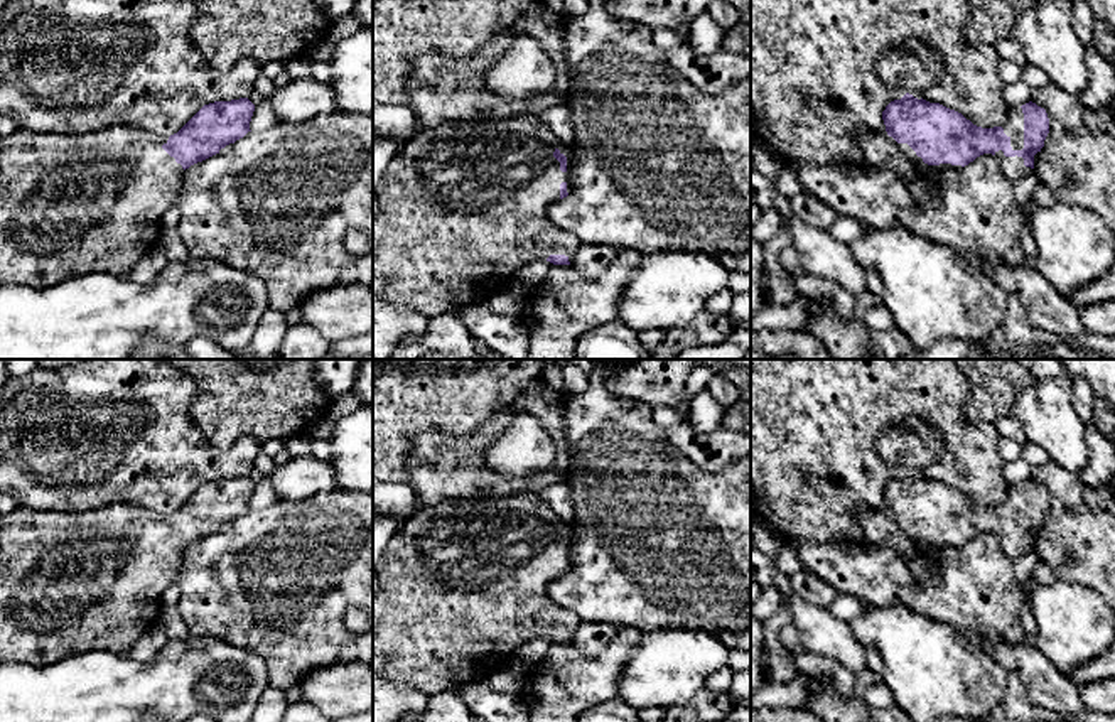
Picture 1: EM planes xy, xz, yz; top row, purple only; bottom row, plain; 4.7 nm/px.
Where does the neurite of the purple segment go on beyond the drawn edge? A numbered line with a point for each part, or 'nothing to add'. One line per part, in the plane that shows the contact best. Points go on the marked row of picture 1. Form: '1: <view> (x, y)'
1: yz (1012, 127)

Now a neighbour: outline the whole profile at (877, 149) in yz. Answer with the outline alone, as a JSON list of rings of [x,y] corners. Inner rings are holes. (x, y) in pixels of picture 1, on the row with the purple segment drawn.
[[[864,130],[855,135],[855,142],[864,154],[864,160],[879,169],[891,169],[902,179],[916,177],[916,169],[891,142],[887,132]]]

